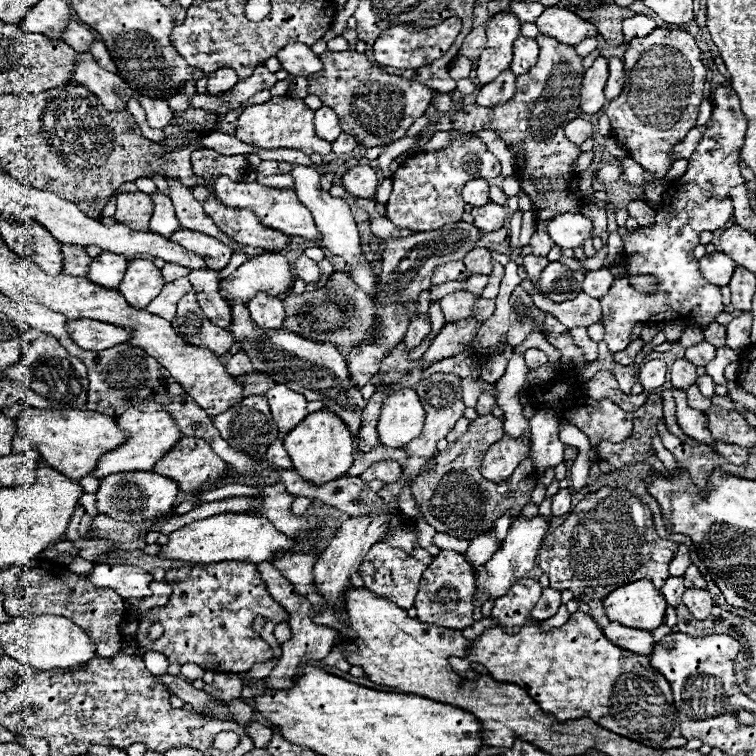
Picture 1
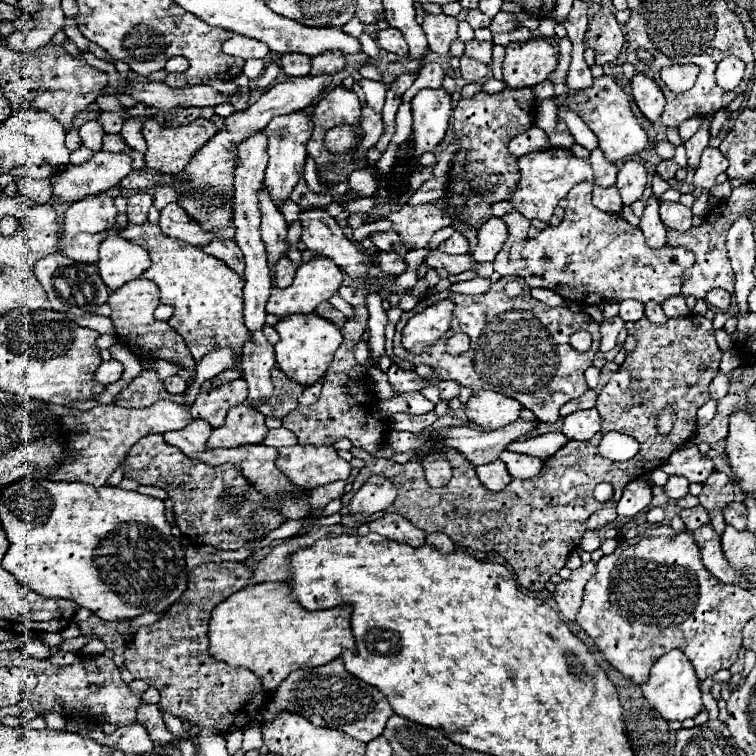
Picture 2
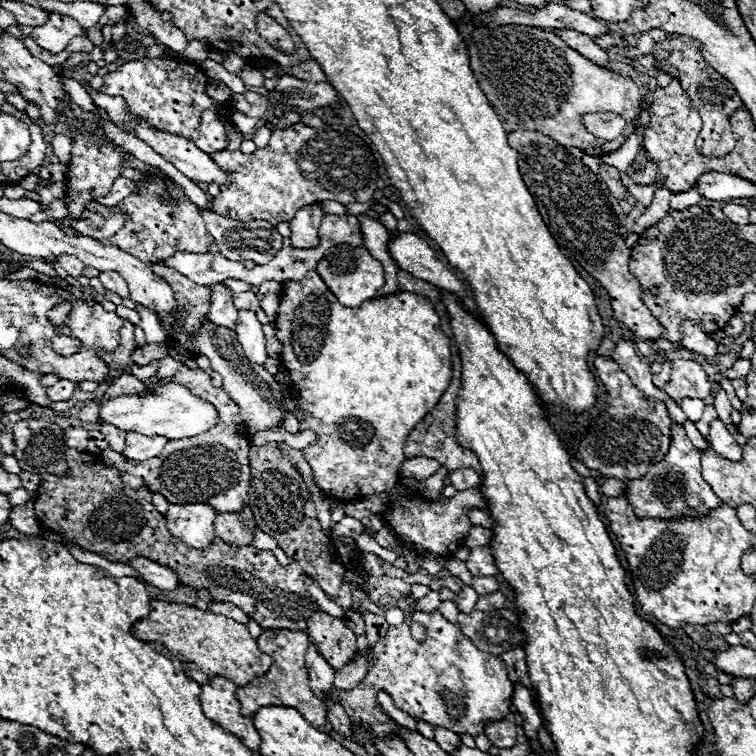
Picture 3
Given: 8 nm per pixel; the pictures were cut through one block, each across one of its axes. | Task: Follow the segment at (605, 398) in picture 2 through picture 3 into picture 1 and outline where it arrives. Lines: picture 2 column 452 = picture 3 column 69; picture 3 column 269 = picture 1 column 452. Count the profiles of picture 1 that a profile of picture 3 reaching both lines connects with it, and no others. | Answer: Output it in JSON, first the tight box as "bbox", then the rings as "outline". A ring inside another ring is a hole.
{"bbox":[414,550,476,630],"outline":[[[440,550],[432,564],[424,570],[420,580],[420,590],[416,594],[414,608],[418,610],[418,620],[434,626],[444,626],[452,630],[462,630],[474,622],[472,618],[472,596],[476,590],[474,568],[464,558],[464,554],[452,550]]]}

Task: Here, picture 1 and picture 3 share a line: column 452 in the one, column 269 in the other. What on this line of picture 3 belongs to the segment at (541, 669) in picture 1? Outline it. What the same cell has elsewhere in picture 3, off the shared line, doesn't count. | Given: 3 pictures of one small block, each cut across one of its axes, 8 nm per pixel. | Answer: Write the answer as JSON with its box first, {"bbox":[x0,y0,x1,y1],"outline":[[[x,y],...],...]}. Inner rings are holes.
{"bbox":[132,600,274,686],"outline":[[[152,600],[150,606],[150,616],[134,624],[132,636],[136,636],[138,640],[164,644],[182,664],[190,666],[184,668],[184,672],[198,684],[206,684],[212,676],[226,676],[234,680],[236,686],[244,686],[264,676],[274,664],[270,656],[260,652],[246,624],[240,624],[222,614],[198,610],[196,606],[188,604],[168,604],[162,600]]]}

